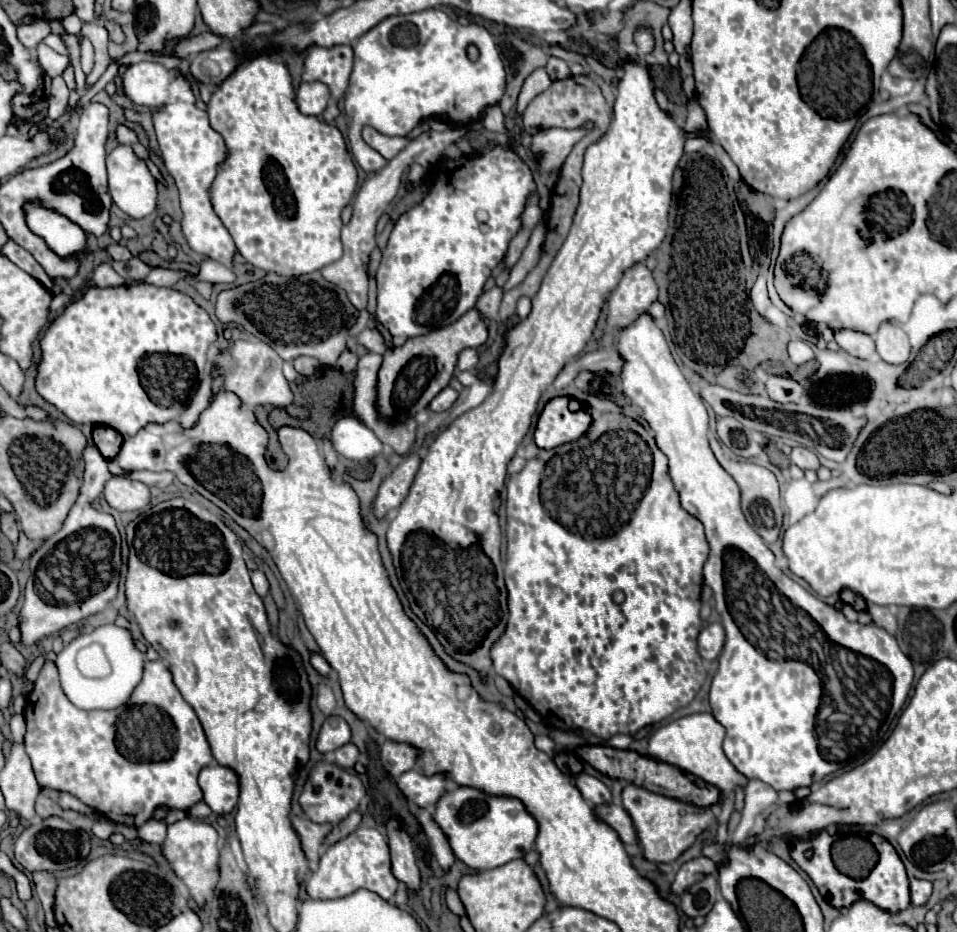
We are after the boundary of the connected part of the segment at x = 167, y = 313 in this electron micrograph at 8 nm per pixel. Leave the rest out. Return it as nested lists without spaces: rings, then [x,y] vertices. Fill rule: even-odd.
[[[123,284],[123,286],[107,286],[107,288],[87,288],[85,294],[71,302],[63,314],[59,314],[55,320],[51,320],[51,324],[47,326],[43,338],[41,338],[41,362],[37,366],[37,376],[35,376],[35,388],[37,392],[49,402],[53,404],[61,414],[65,414],[73,424],[93,424],[93,426],[111,426],[115,428],[121,436],[133,436],[137,434],[147,422],[167,422],[167,420],[175,420],[181,416],[181,412],[187,408],[195,388],[197,388],[197,372],[201,372],[205,368],[207,362],[207,348],[217,340],[217,330],[215,324],[211,322],[209,314],[199,308],[189,296],[173,290],[173,288],[157,288],[151,284]]]

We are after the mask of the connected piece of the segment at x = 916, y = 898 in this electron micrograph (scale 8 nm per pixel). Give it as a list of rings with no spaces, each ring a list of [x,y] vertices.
[[[911,878],[911,904],[913,906],[925,906],[931,896],[931,882]]]

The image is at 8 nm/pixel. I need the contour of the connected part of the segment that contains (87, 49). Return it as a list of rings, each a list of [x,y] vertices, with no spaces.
[[[83,40],[83,44],[81,44],[81,64],[83,64],[83,72],[89,74],[93,68],[93,48],[91,48],[89,40]]]

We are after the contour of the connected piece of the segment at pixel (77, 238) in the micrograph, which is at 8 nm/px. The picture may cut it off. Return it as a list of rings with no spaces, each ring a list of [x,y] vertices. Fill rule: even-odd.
[[[33,202],[25,204],[29,228],[41,236],[47,246],[59,256],[77,256],[84,258],[87,254],[87,234],[65,216],[45,210]]]

